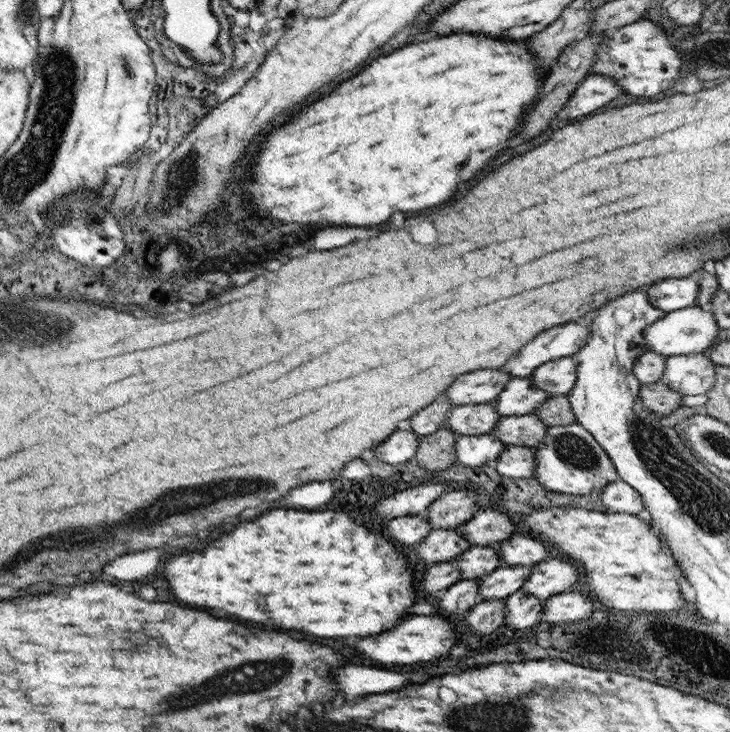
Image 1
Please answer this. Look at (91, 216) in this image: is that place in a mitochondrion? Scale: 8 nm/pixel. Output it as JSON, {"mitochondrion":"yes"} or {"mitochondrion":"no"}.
{"mitochondrion":"yes"}

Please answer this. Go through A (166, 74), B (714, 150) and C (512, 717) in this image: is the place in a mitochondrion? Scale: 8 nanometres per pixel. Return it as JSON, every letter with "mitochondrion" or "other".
{"A":"other","B":"other","C":"mitochondrion"}

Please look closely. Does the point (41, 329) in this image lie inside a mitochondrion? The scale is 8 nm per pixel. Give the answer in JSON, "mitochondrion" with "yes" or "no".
{"mitochondrion":"yes"}

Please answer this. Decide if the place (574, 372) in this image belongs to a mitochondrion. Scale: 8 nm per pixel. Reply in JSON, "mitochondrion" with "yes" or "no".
{"mitochondrion":"no"}

